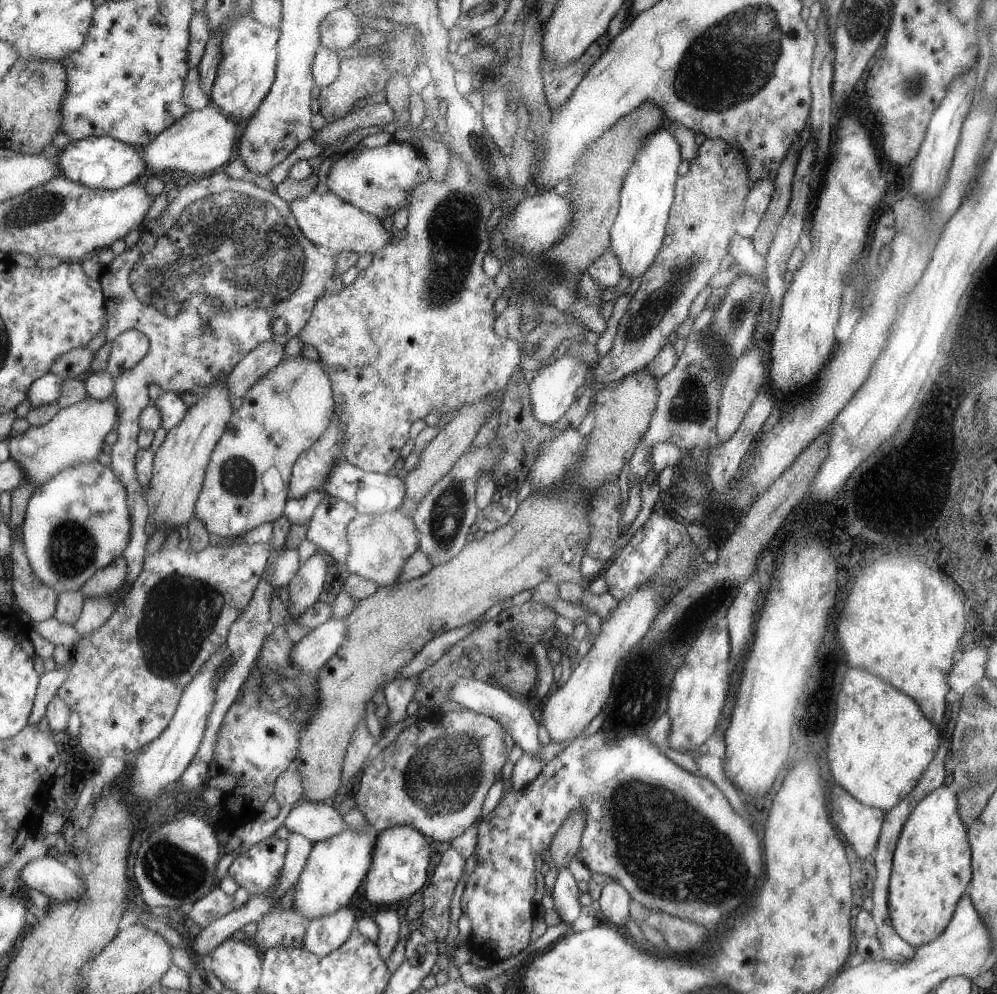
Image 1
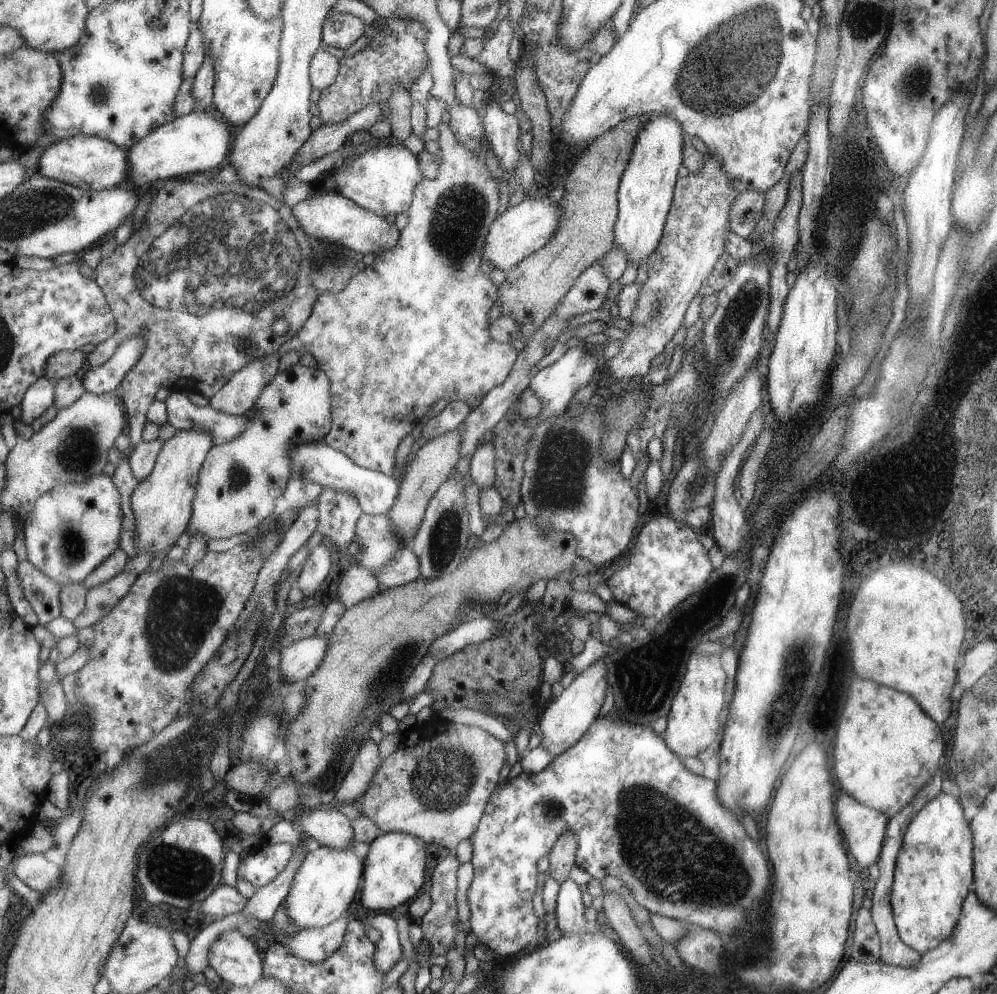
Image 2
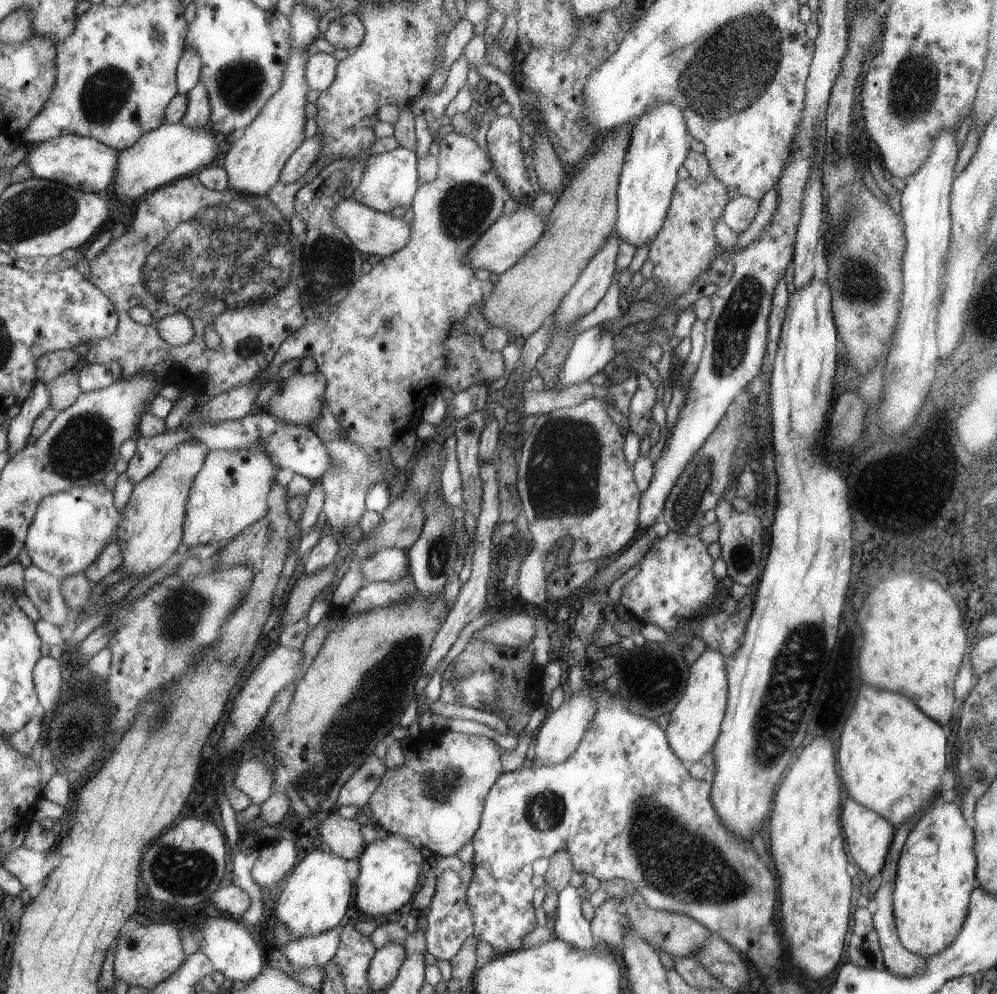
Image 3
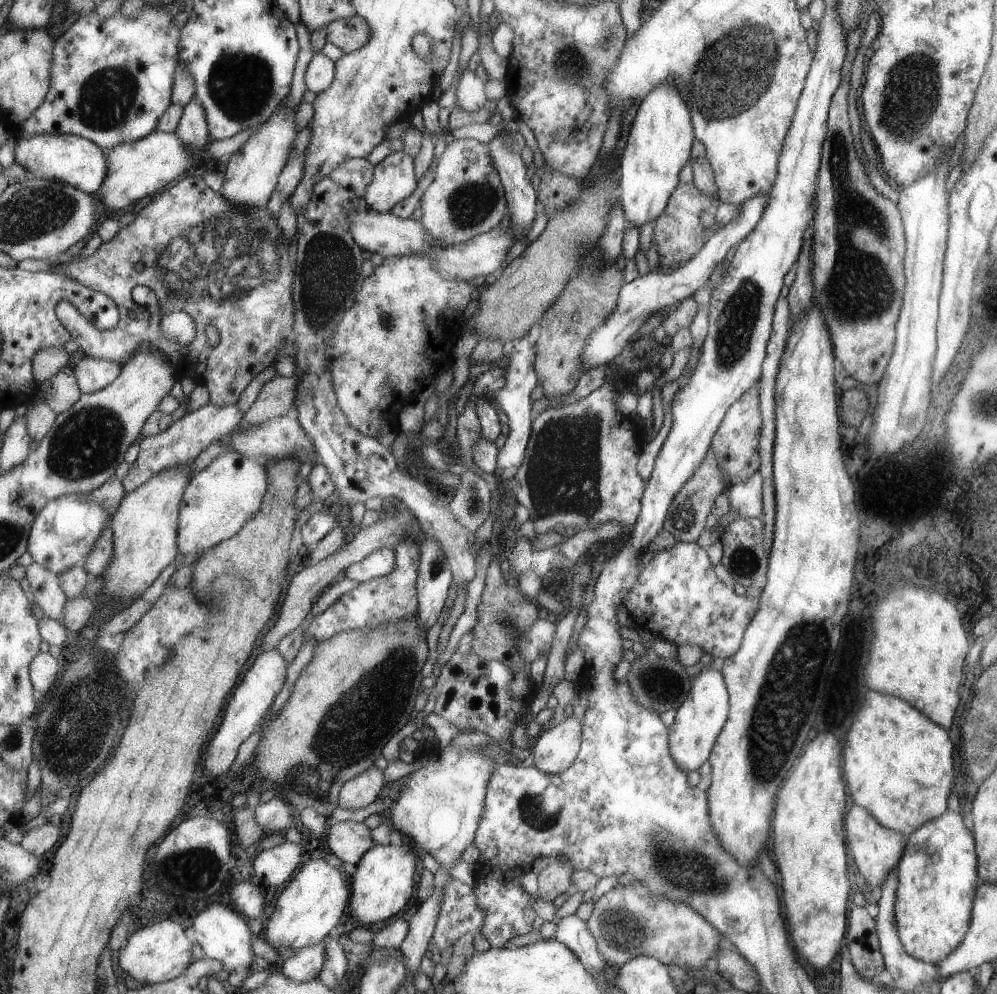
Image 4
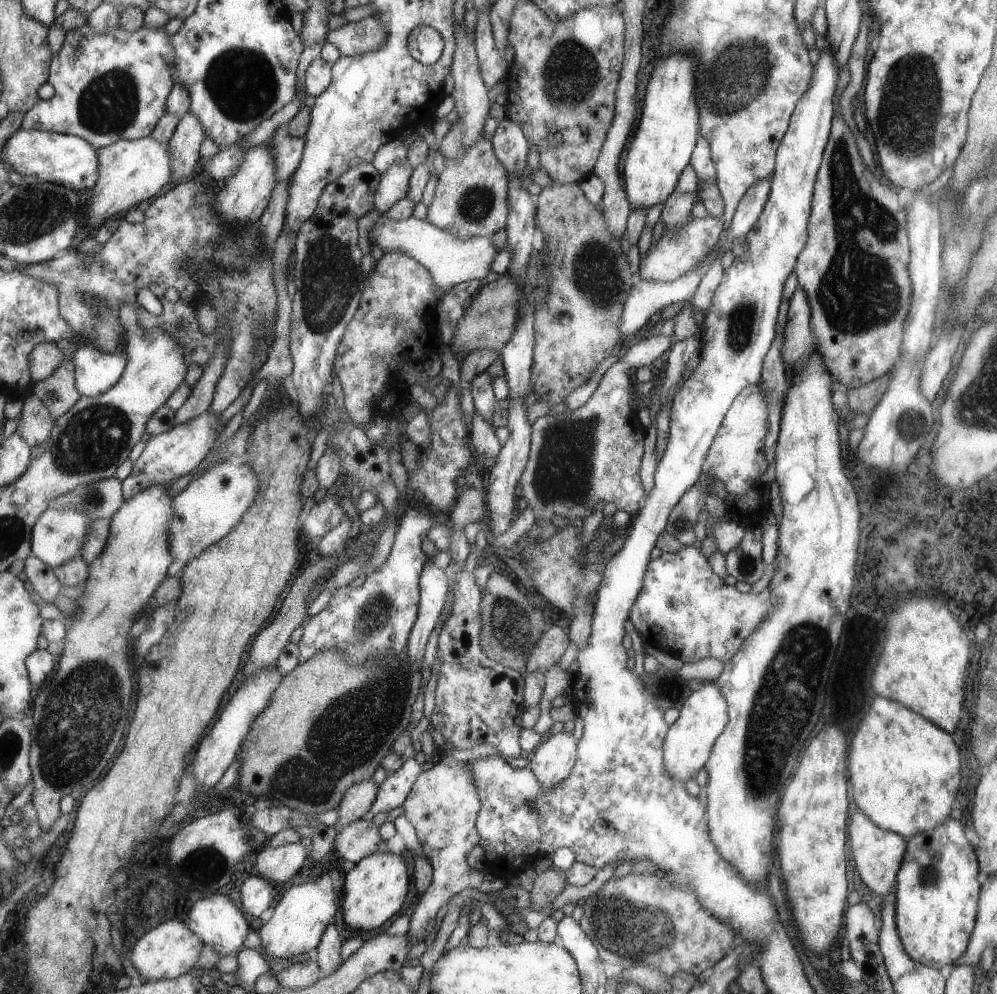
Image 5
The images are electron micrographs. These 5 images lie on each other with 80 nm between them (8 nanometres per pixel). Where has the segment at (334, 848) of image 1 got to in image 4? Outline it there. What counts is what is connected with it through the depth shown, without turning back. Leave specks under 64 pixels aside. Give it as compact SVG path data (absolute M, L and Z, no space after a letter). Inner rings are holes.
M326 856L307 860L302 867L295 872L293 878L287 882L287 886L280 894L274 911L270 916L267 927L263 933L265 941L273 948L288 946L295 950L307 946L315 946L321 940L326 939L335 926L341 922L341 916L345 914L347 906L350 906L352 876L355 870L349 870L351 874L341 874L343 861Z

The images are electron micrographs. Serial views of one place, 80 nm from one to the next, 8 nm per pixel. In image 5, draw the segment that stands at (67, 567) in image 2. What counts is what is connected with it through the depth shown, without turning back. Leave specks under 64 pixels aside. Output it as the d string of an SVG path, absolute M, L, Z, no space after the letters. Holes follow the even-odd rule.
M69 507L47 509L34 526L33 554L52 567L76 557L83 553L92 522L85 513Z

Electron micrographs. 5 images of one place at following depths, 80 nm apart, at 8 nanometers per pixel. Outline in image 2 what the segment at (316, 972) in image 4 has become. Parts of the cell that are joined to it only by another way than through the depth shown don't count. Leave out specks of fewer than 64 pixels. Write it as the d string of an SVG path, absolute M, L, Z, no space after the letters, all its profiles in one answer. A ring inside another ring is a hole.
M343 914L339 920L328 926L305 928L289 938L285 938L285 934L279 934L275 941L285 944L299 958L322 962L343 946L349 924L347 914Z

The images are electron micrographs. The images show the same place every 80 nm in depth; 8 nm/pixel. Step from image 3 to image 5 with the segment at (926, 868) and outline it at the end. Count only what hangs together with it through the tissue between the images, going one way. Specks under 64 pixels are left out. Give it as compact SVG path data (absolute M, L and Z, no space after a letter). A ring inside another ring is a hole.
M943 820L933 830L923 830L906 840L906 853L894 885L894 920L899 941L907 956L914 962L946 972L949 964L963 954L975 925L975 914L978 912L979 882L975 880L975 876L975 852L973 846L967 844L961 824L953 820Z

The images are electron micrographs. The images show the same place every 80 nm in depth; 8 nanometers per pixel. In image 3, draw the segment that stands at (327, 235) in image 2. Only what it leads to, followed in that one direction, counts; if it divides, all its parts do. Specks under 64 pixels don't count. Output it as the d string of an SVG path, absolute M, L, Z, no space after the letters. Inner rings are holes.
M347 198L347 200L339 202L335 206L331 218L349 236L349 240L355 248L368 256L378 255L381 258L391 256L391 254L403 250L405 244L409 244L409 240L411 240L411 230L413 230L411 224L403 222L400 218L395 218L393 214L376 212L374 209L360 204L355 199Z

